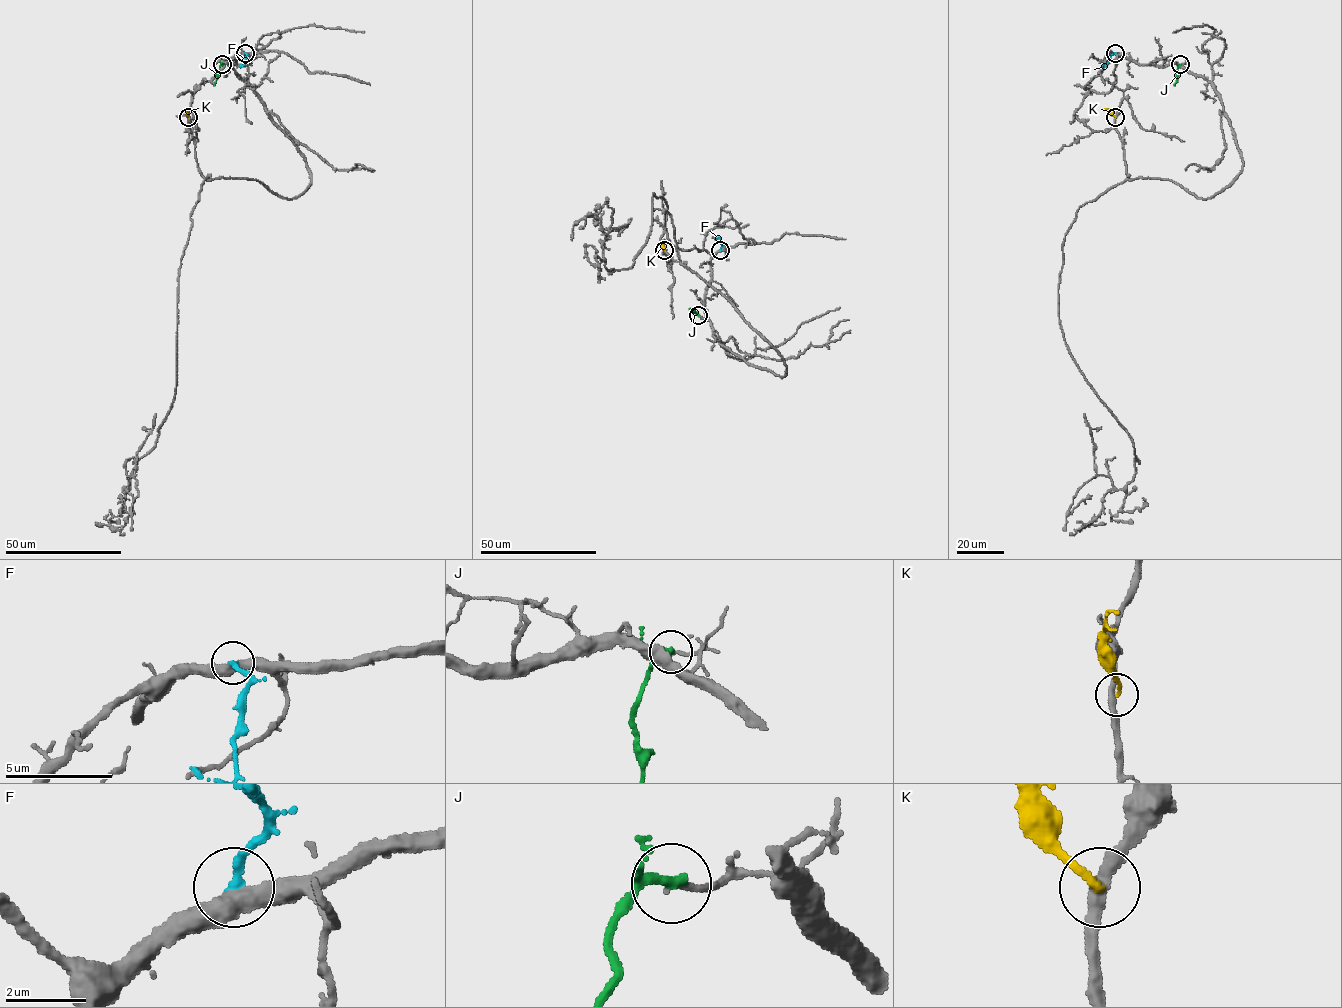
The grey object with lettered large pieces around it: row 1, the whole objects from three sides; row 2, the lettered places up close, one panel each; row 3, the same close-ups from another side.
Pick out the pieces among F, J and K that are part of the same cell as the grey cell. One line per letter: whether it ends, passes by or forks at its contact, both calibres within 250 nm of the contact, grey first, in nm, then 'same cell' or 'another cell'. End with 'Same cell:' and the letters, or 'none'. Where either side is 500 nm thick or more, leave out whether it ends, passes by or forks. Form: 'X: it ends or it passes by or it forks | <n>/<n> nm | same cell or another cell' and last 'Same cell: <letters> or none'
F: it ends | 440/240 nm | another cell
J: it passes by | 150/200 nm | another cell
K: it ends | 320/170 nm | another cell
Same cell: none

